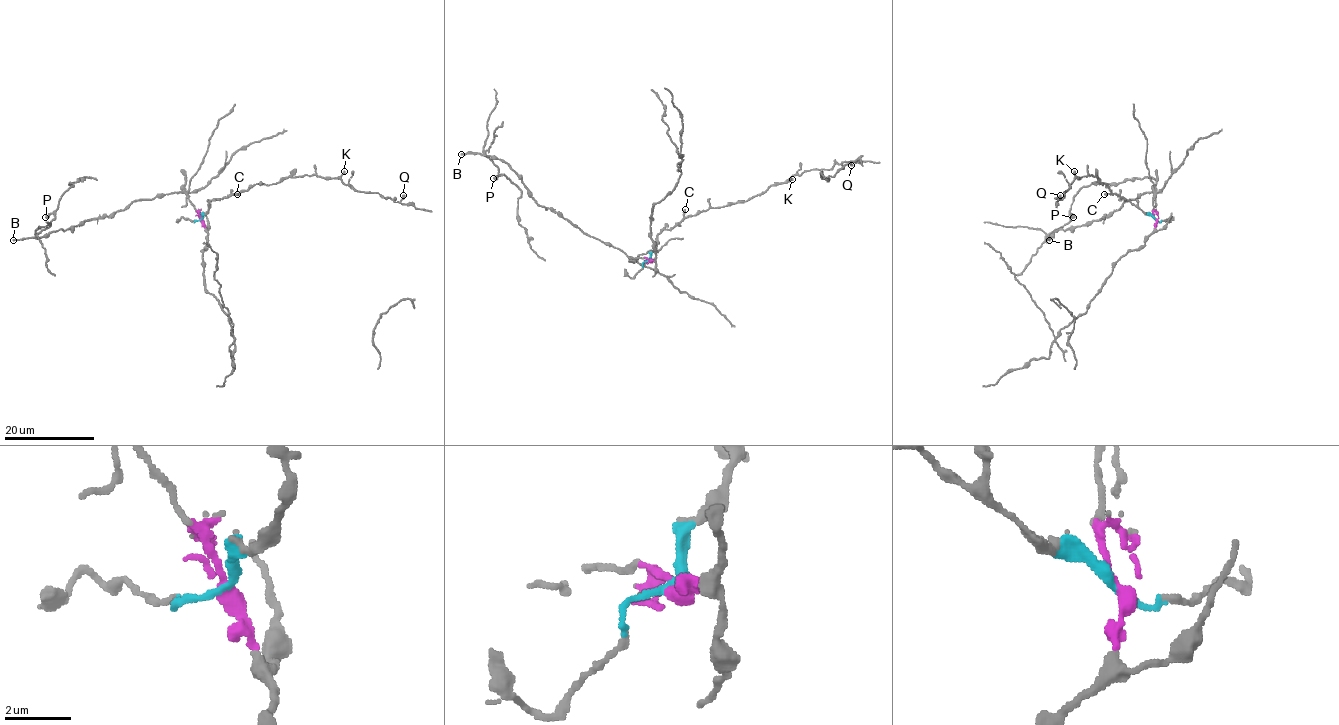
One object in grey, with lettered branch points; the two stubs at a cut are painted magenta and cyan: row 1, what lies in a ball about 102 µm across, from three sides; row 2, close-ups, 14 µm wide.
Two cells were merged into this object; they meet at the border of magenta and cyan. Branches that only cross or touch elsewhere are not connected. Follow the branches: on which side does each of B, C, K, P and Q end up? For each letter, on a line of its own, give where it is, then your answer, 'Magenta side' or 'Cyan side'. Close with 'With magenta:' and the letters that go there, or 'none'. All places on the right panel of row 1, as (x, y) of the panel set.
B: Place: (1049, 240). Magenta side
C: Place: (1104, 194). Cyan side
K: Place: (1074, 171). Cyan side
P: Place: (1073, 217). Magenta side
Q: Place: (1060, 195). Cyan side
With magenta: B, P

